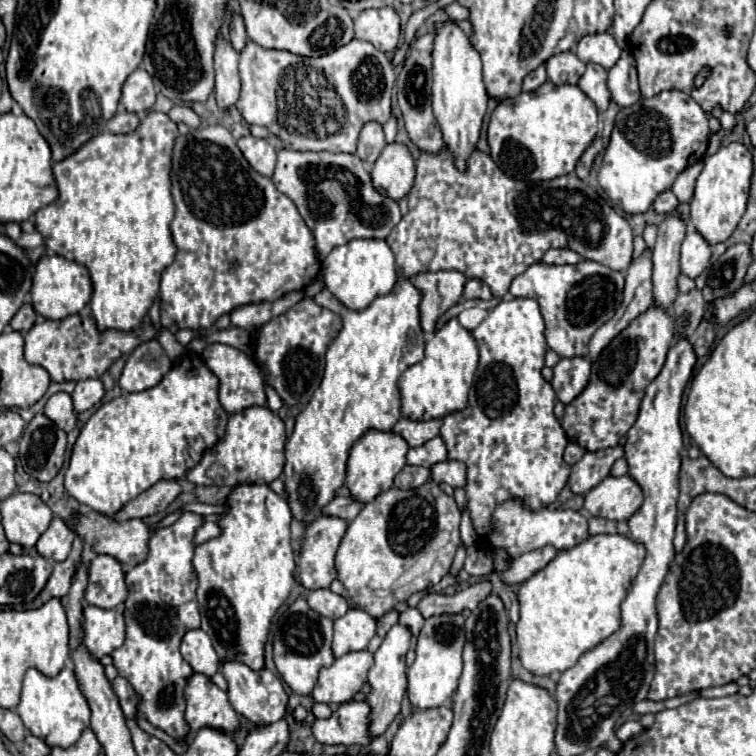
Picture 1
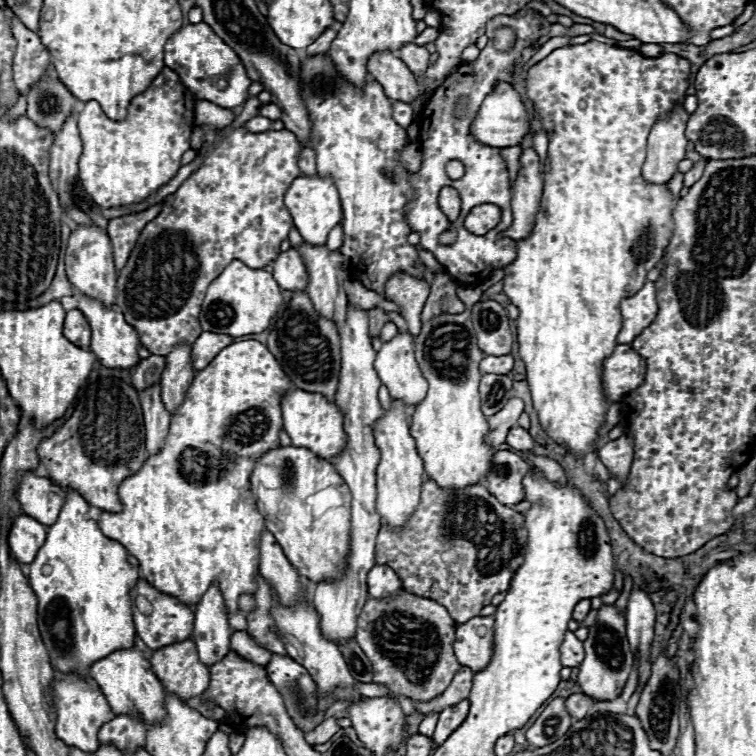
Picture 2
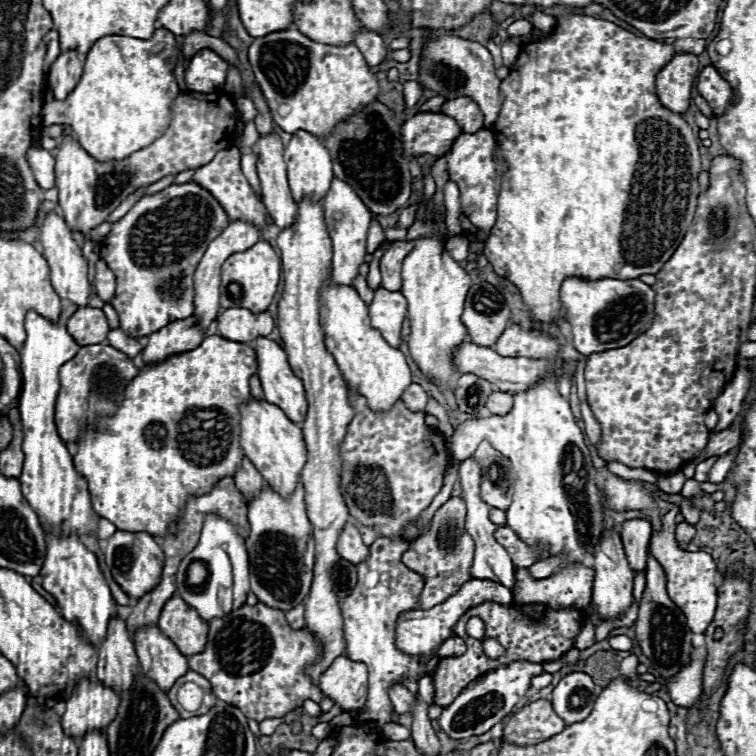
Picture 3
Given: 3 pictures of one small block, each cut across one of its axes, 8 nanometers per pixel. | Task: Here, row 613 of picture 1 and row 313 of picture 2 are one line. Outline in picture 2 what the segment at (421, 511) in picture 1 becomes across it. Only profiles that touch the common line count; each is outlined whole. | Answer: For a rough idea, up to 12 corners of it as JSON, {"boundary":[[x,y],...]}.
{"boundary":[[382,308],[368,310],[368,334],[378,338],[390,318]]}

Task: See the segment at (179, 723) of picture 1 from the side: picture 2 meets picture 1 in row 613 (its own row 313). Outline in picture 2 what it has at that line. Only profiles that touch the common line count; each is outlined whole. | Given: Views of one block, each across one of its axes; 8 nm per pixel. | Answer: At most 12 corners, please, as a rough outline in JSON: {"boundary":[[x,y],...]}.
{"boundary":[[200,126],[202,166],[120,270],[158,356],[202,334],[226,264],[276,260],[302,174],[290,130]]}

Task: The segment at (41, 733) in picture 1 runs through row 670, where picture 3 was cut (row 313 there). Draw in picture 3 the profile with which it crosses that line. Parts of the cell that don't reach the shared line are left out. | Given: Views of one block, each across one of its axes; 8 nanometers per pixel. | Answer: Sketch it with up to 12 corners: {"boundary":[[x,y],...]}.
{"boundary":[[26,314],[20,348],[24,498],[44,528],[96,534],[86,480],[54,422],[58,370],[80,350]]}

